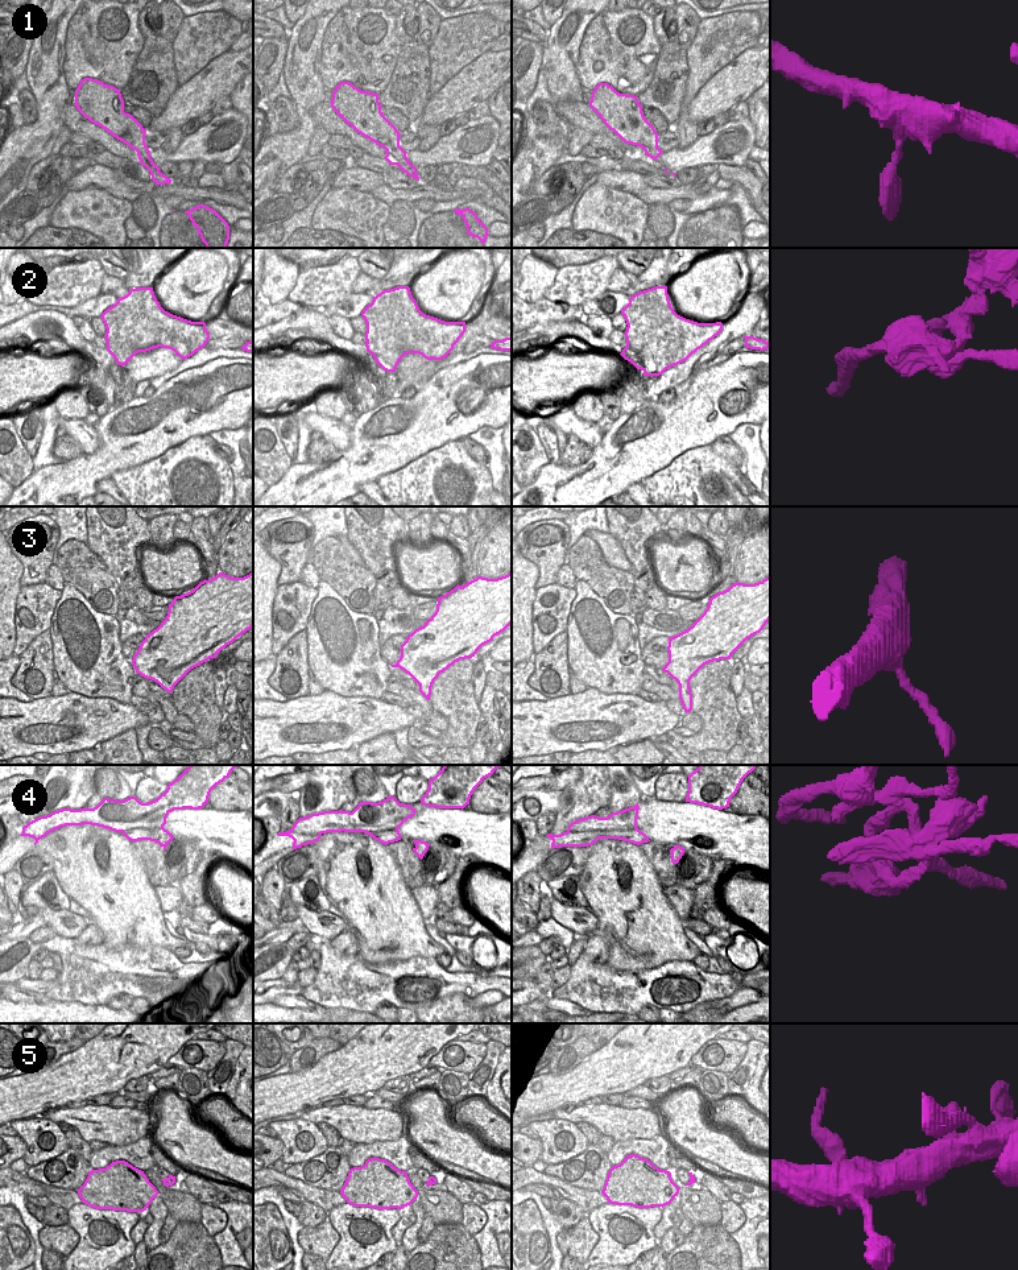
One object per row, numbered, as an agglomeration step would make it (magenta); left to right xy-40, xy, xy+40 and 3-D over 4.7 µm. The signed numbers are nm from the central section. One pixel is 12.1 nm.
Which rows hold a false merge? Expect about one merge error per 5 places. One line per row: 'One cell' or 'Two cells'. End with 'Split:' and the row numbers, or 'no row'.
1: One cell
2: Two cells
3: One cell
4: One cell
5: One cell
Split: 2.

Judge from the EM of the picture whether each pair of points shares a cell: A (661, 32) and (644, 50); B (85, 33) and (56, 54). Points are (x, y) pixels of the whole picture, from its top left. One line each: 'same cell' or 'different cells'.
A: different cells
B: different cells

